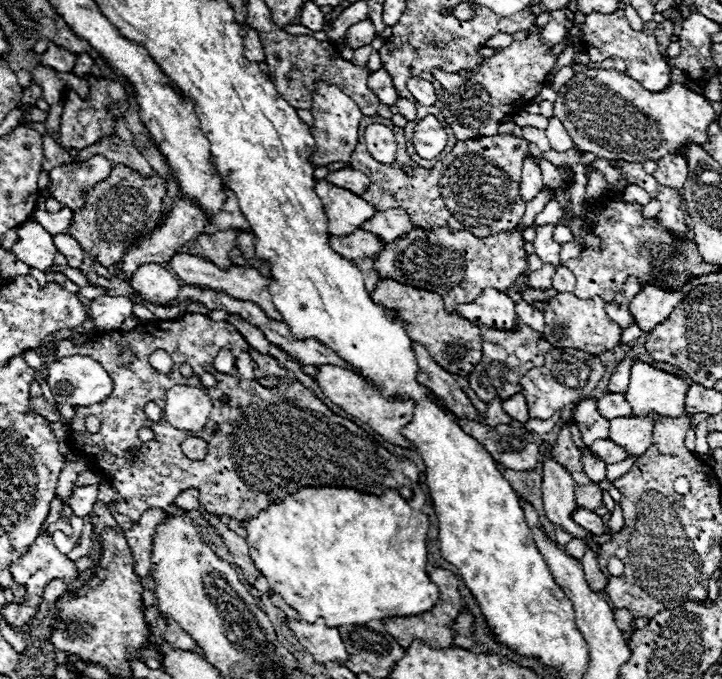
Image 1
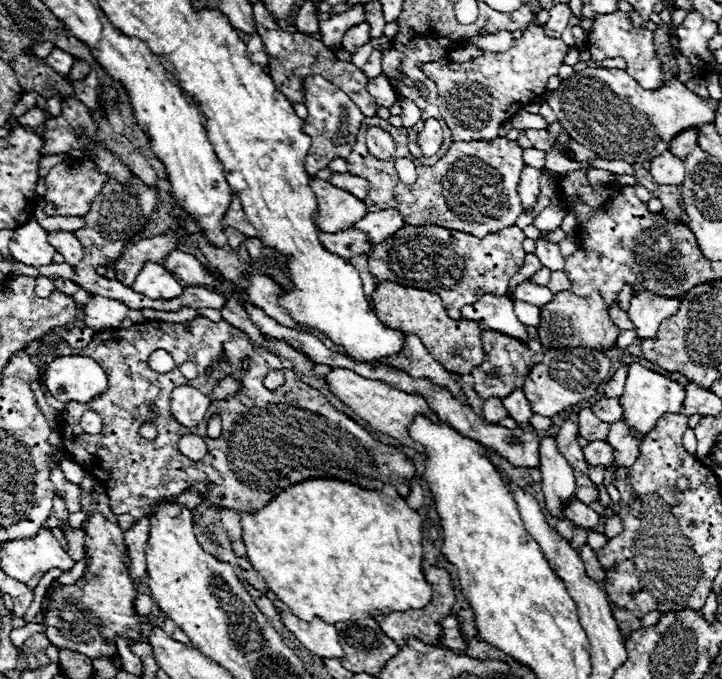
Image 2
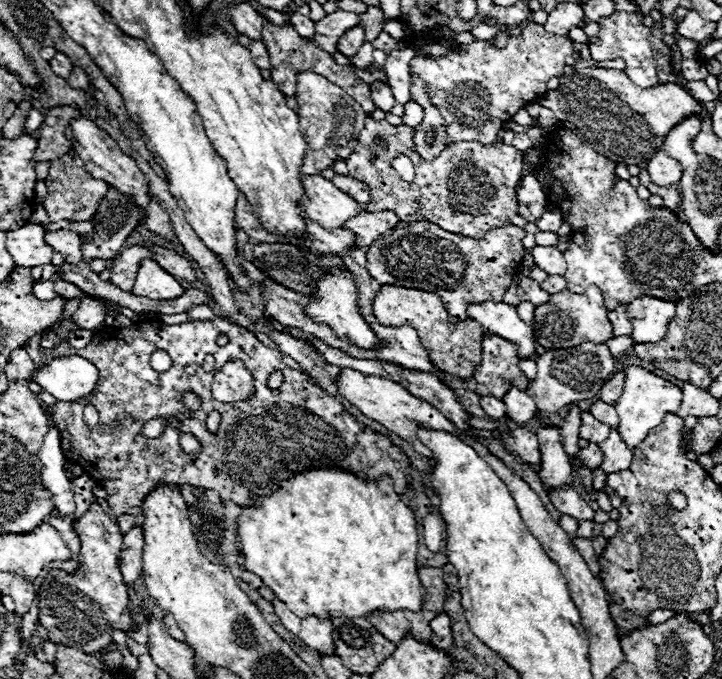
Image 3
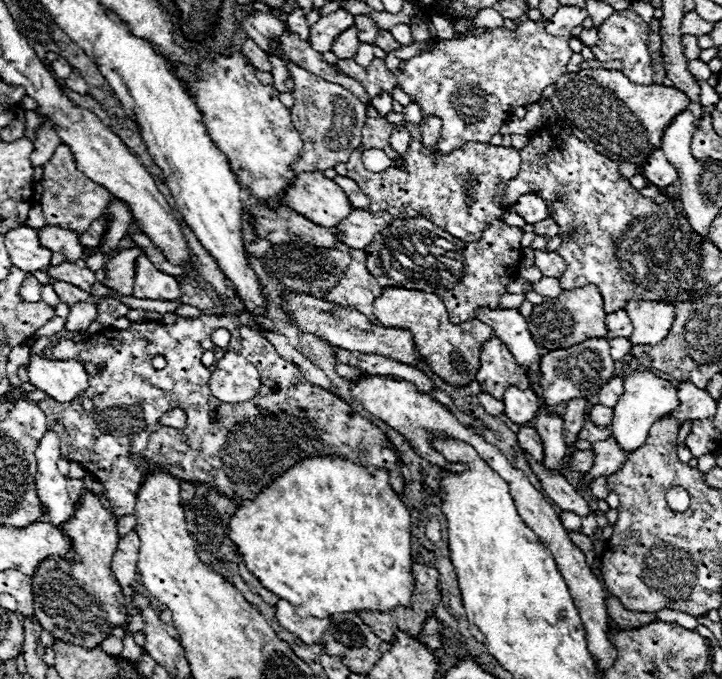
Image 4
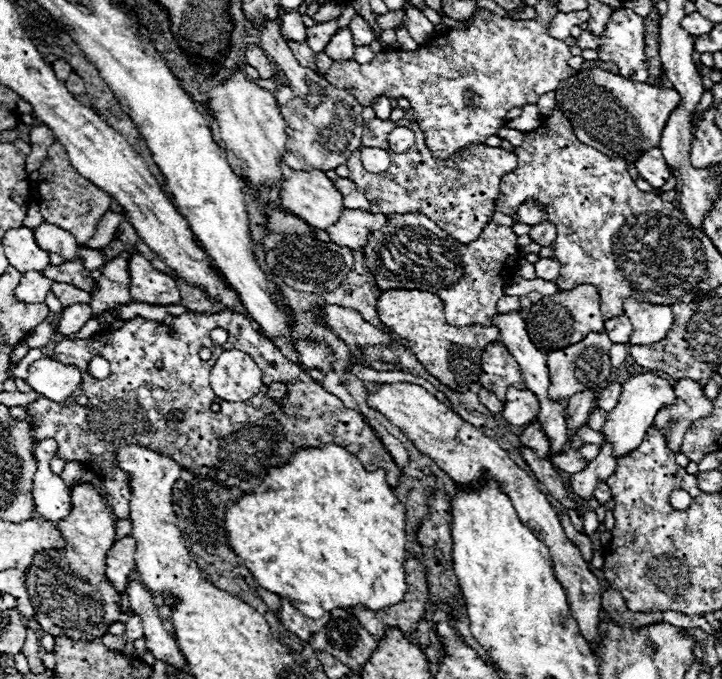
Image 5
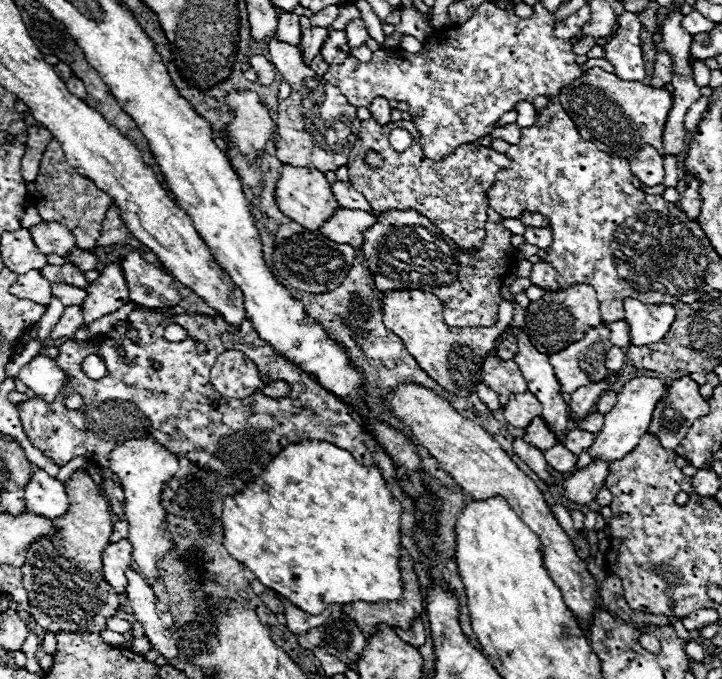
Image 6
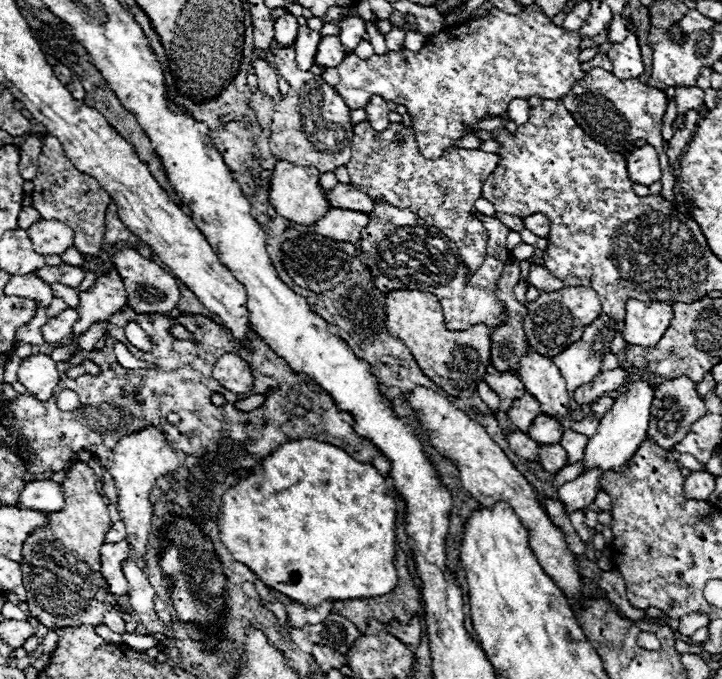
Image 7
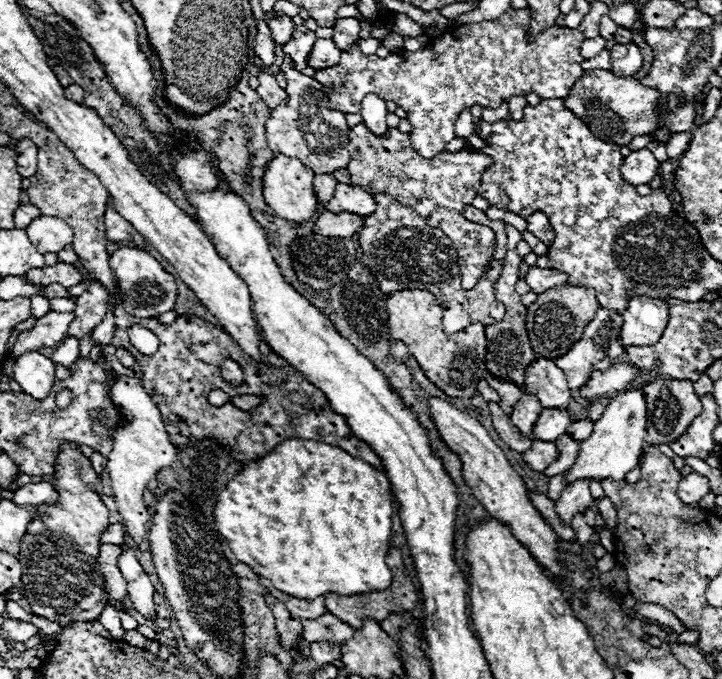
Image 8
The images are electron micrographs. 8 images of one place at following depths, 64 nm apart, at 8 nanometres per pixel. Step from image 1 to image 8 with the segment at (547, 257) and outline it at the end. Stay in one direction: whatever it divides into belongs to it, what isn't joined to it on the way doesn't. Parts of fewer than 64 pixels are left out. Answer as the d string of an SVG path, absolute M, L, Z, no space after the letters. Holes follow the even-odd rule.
M532 266L532 268L528 270L528 274L526 274L524 280L526 280L526 284L530 286L532 292L542 294L542 292L546 292L546 290L550 290L550 288L558 288L558 286L566 284L568 276L562 274L562 272L554 272L554 270L550 270L550 268Z

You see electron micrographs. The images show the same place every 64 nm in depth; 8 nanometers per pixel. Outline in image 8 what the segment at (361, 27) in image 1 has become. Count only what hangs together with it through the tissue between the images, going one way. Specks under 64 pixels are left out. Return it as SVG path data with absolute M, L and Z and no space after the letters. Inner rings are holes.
M318 38L314 42L314 48L310 52L310 58L308 58L308 66L310 68L328 68L332 64L338 64L340 62L340 48L336 48L334 40L330 38Z

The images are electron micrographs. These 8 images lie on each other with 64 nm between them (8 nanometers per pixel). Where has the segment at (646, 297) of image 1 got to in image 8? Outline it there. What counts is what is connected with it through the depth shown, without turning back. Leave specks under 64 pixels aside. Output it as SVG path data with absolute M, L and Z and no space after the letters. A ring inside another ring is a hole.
M632 298L624 312L620 342L624 346L652 346L668 326L670 308L660 298Z

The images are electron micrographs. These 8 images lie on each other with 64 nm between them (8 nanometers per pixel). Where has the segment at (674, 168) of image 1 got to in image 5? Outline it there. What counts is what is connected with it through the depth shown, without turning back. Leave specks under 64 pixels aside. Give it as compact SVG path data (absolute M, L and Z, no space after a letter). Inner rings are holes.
M652 148L648 150L638 162L636 162L638 174L654 188L660 188L666 184L666 180L670 178L670 168L660 152L660 148Z

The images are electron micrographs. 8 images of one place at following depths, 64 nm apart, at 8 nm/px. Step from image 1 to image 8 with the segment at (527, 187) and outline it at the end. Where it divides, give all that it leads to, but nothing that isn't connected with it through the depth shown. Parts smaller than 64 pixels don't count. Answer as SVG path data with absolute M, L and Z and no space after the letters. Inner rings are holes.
M534 212L532 216L526 218L528 222L528 232L532 232L536 238L540 238L546 246L552 244L554 240L554 232L552 232L552 226L550 226L550 220L544 212Z

